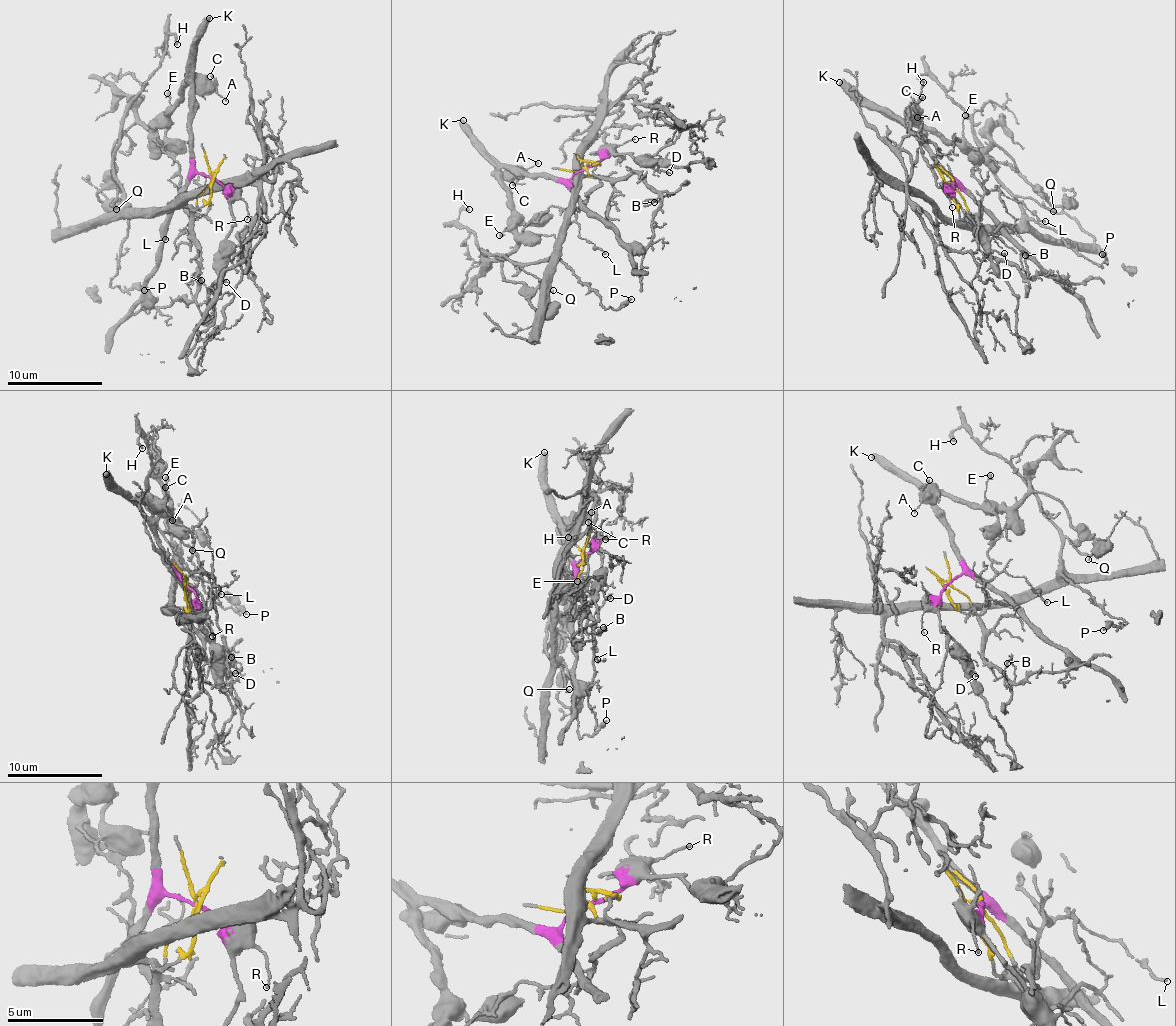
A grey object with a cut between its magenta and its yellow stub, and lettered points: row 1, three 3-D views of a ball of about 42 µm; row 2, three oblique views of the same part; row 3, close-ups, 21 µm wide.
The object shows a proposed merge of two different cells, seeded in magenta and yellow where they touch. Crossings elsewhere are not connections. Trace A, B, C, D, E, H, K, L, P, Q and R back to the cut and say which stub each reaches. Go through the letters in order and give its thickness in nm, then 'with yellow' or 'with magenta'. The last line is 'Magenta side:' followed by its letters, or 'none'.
A: calibre 110 nm; with magenta
B: calibre 110 nm; with yellow
C: calibre 130 nm; with magenta
D: calibre 140 nm; with magenta
E: calibre 190 nm; with magenta
H: calibre 180 nm; with yellow
K: calibre 500 nm; with magenta
L: calibre 130 nm; with yellow
P: calibre 320 nm; with yellow
Q: calibre 170 nm; with yellow
R: calibre 80 nm; with magenta
Magenta side: A, C, D, E, K, R

